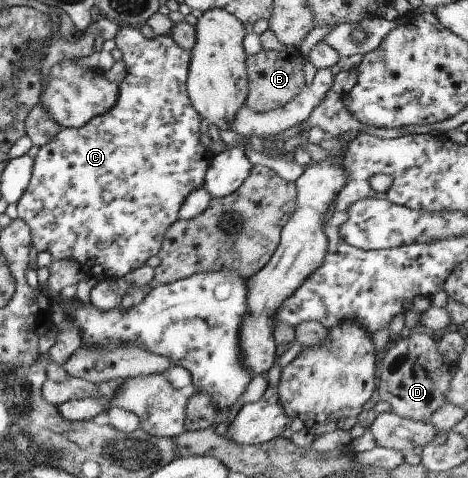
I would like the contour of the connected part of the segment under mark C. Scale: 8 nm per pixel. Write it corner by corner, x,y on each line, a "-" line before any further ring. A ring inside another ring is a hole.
120,26
120,29
114,35
115,47
121,53
121,60
125,63
126,76
123,81
117,86
118,95
116,98
116,103
108,109
108,111
102,112
100,115
94,116
92,119
89,119
85,124
82,124
77,128
62,128
48,143
42,144
36,153
36,156
33,158
33,164
31,167
31,174
29,177
28,185
25,187
25,190
22,192
22,195
18,198
16,204
17,217
20,218
23,222
27,223
29,227
31,244
34,245
37,252
47,251
52,256
53,260
74,260
78,262
80,267
84,269
84,273
88,276
92,276
99,280
116,280
122,278
123,275
126,275
129,271
133,269
142,267
146,263
148,257
152,255
157,255
158,250
160,249
160,244
165,232
165,229
174,221
177,220
176,214
178,213
180,205
182,205
183,199
188,195
192,190
195,190
197,187
203,185
203,177
208,167
210,155
208,150
204,149
202,145
198,142
198,123
200,123
201,117
196,113
196,110
192,107
190,103
187,89
185,88
185,81
187,78
187,69
189,64
190,52
178,47
177,43
174,43
174,40
170,36
156,36
153,39
146,39
140,30
137,27
133,26

